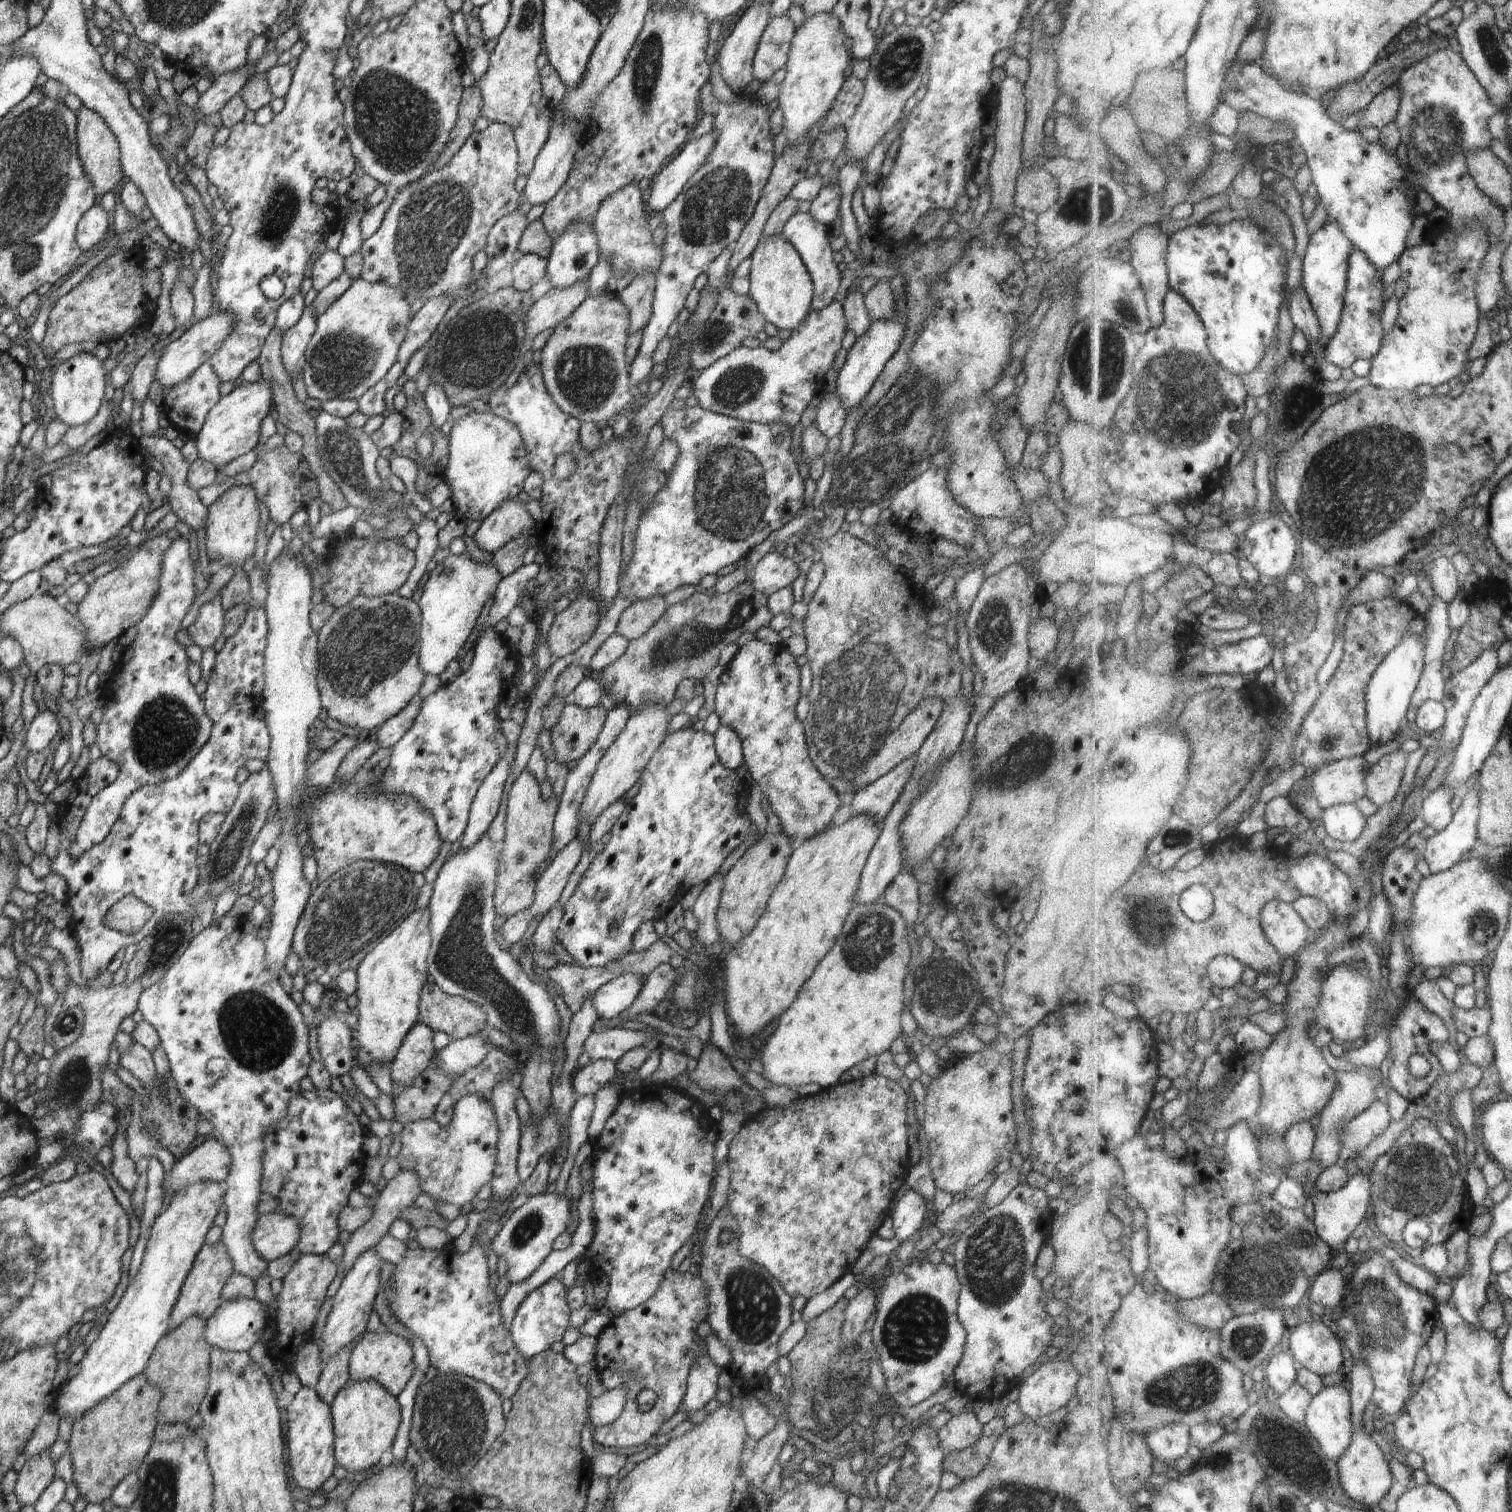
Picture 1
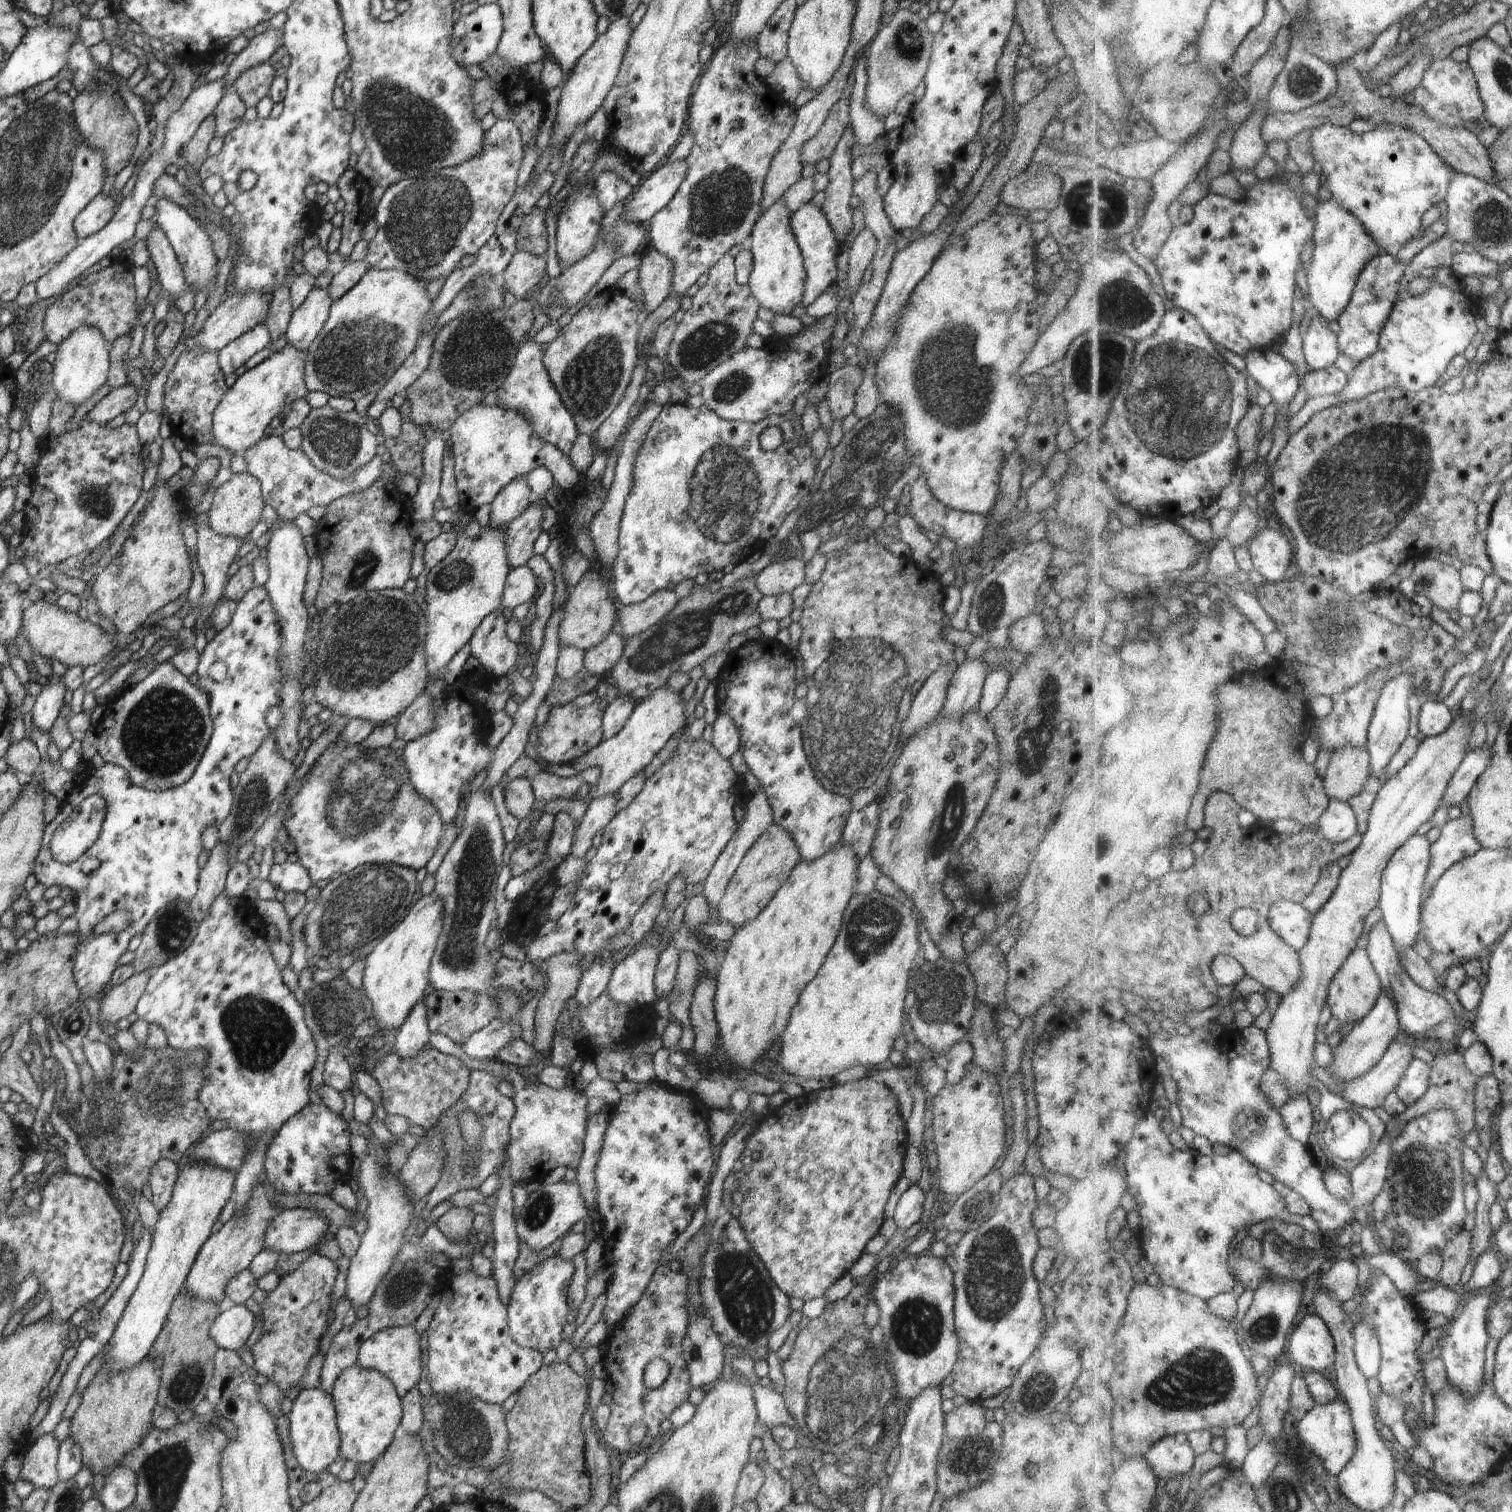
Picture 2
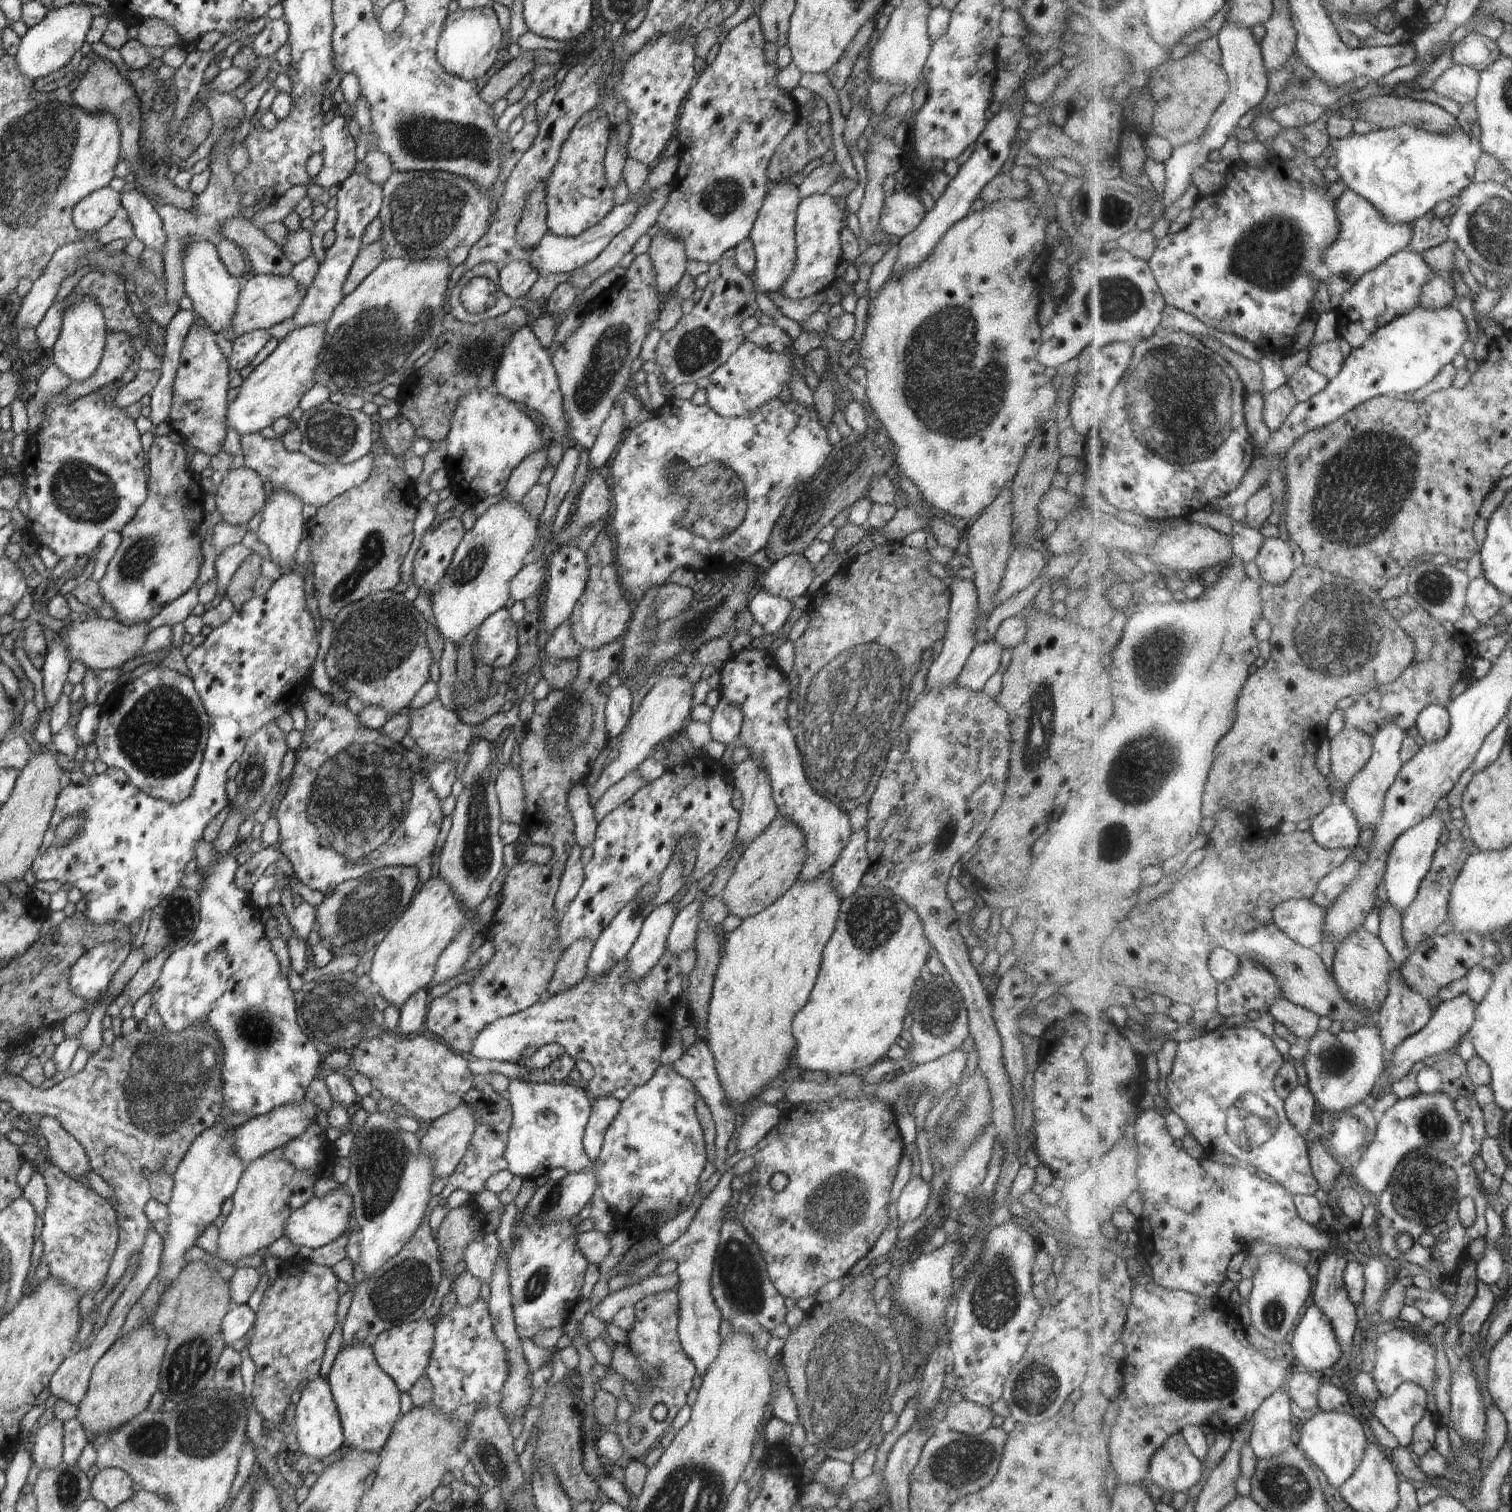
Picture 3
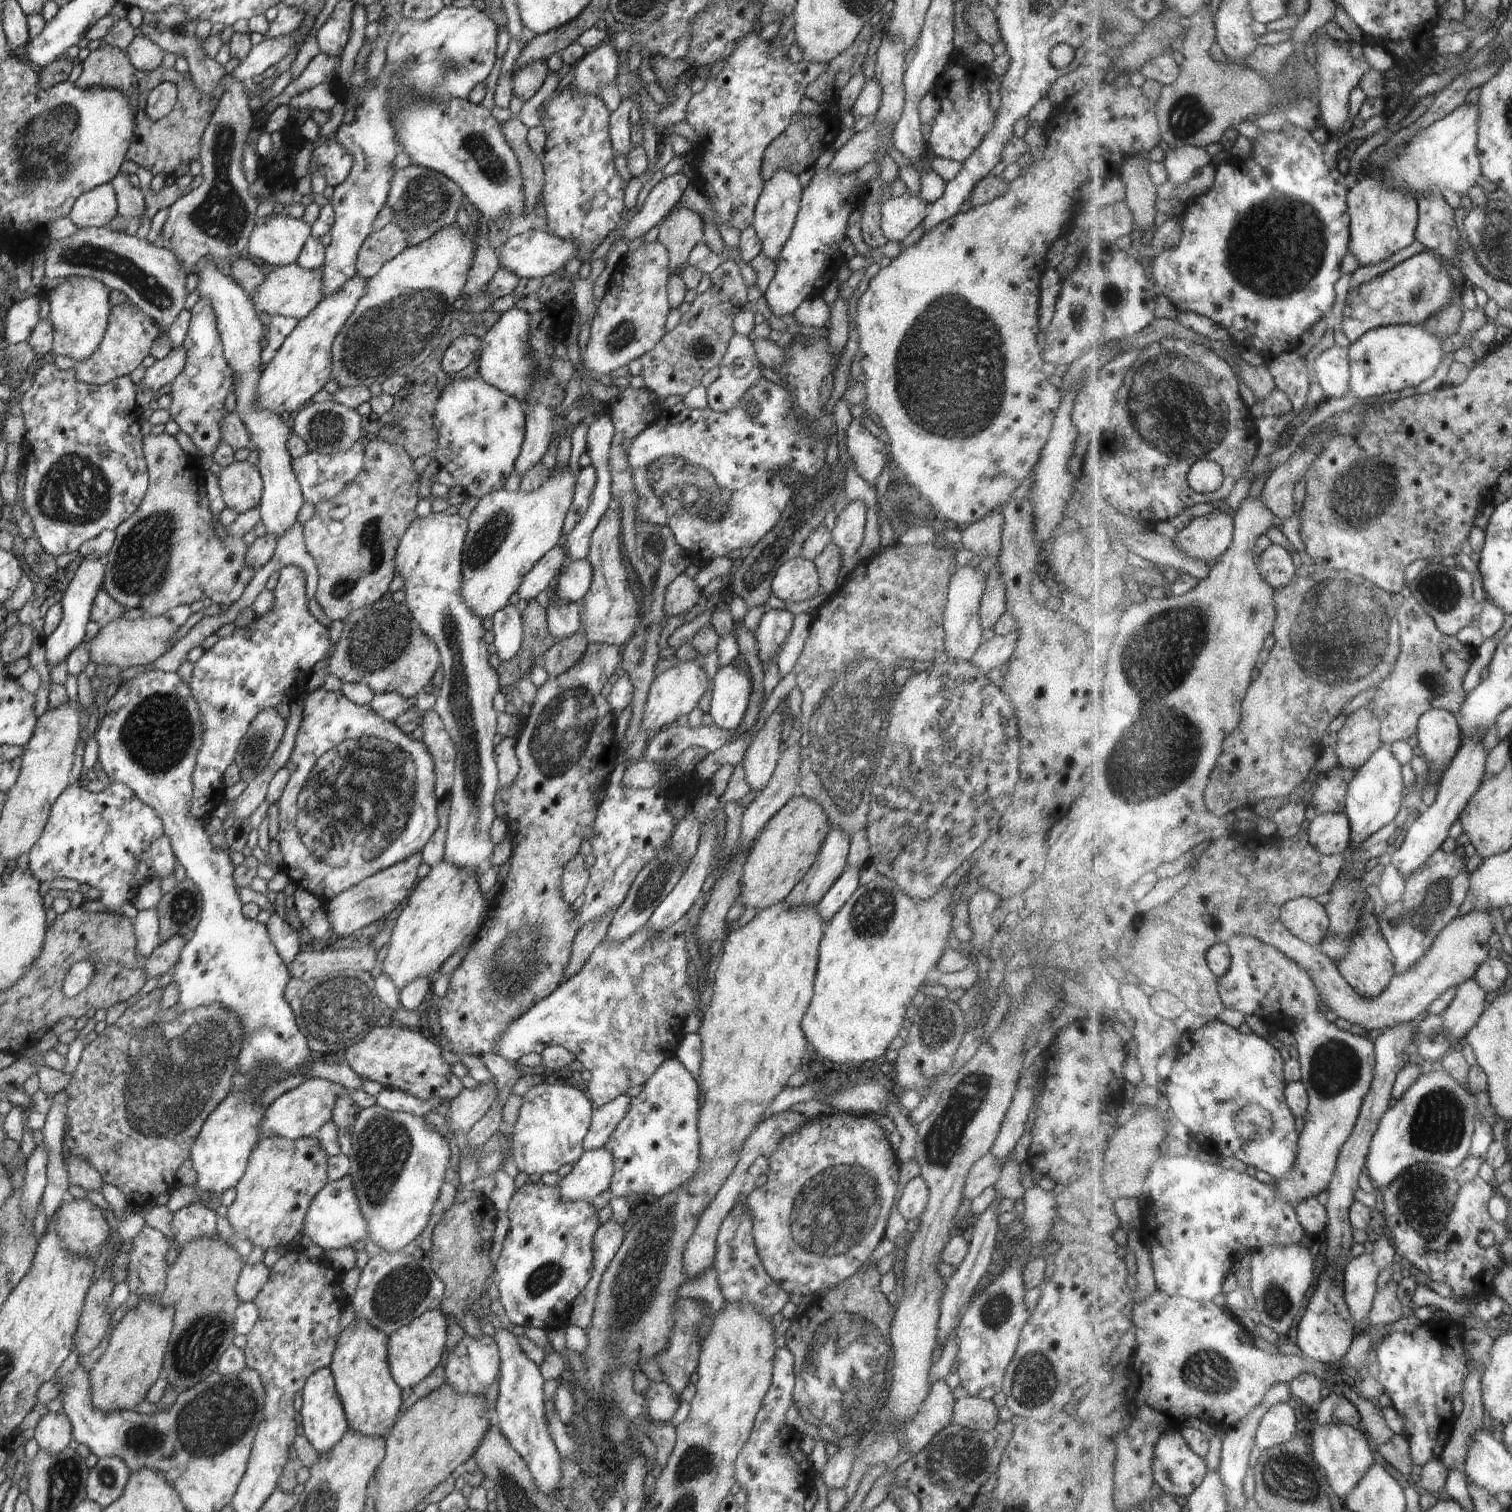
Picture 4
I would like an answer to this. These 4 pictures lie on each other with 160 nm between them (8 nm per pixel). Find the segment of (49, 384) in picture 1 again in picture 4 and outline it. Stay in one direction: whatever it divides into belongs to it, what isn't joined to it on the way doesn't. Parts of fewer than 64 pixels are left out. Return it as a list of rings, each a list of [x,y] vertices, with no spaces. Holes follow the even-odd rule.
[[[66,277],[47,283],[42,295],[51,304],[50,320],[54,329],[53,352],[76,361],[86,361],[100,346],[106,332],[111,305],[109,292],[103,282],[90,277]]]

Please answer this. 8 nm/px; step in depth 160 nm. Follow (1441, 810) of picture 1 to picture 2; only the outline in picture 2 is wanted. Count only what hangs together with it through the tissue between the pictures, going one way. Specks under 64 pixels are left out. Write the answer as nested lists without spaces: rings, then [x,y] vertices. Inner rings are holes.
[[[1478,748],[1466,757],[1463,765],[1456,772],[1455,778],[1452,778],[1452,785],[1448,788],[1448,793],[1444,796],[1443,804],[1451,808],[1455,805],[1463,804],[1463,801],[1470,797],[1478,780],[1486,772],[1492,760],[1492,748]]]

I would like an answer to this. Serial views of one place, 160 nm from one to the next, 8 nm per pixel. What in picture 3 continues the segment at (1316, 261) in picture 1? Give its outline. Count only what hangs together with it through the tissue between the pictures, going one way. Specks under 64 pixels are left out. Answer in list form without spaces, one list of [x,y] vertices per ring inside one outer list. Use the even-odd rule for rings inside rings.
[[[1348,188],[1336,200],[1341,220],[1339,239],[1331,246],[1324,264],[1324,276],[1328,278],[1332,306],[1338,310],[1347,292],[1365,274],[1384,264],[1400,251],[1412,250],[1415,235],[1414,224],[1391,221],[1373,202]]]

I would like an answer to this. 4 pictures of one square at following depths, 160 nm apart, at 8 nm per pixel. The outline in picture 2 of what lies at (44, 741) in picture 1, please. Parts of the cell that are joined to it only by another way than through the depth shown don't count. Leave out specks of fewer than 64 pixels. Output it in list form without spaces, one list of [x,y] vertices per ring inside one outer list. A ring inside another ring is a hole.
[[[58,675],[48,676],[48,684],[42,688],[40,695],[35,698],[32,708],[32,723],[41,732],[50,732],[52,724],[60,716],[66,688]]]

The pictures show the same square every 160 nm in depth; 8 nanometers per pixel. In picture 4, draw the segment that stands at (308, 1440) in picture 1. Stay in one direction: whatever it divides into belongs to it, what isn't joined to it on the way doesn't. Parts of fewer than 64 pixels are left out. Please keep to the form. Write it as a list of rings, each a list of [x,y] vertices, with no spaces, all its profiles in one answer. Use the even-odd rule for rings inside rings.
[[[329,1367],[313,1372],[303,1388],[303,1404],[301,1410],[302,1428],[312,1448],[318,1453],[330,1450],[349,1429],[344,1407],[336,1392],[335,1380]]]

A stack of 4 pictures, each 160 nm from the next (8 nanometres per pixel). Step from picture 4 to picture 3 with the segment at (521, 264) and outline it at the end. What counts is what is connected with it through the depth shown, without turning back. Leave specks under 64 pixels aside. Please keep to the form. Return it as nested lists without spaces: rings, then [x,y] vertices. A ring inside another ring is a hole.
[[[645,194],[636,202],[631,200],[627,204],[616,205],[599,223],[592,225],[578,236],[563,237],[550,232],[546,233],[535,247],[527,250],[529,254],[527,261],[535,268],[540,277],[549,274],[572,273],[577,268],[583,267],[586,263],[598,258],[610,244],[610,241],[634,220],[638,207],[648,197],[649,194]]]

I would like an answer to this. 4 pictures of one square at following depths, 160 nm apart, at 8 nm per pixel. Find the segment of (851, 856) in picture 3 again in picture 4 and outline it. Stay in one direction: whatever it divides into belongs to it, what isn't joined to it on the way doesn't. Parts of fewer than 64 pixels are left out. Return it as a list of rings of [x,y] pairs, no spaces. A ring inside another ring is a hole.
[[[847,868],[840,878],[830,887],[830,890],[824,895],[824,898],[815,906],[826,923],[844,906],[844,903],[858,890],[860,886],[860,869]]]

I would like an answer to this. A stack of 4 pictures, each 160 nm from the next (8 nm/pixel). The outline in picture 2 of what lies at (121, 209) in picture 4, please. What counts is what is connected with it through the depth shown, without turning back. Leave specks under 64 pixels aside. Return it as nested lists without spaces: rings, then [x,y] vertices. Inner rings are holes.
[[[156,226],[148,234],[145,242],[152,262],[156,266],[156,271],[158,271],[162,287],[169,292],[169,296],[174,300],[184,296],[188,291],[188,284],[186,284],[182,266],[178,262],[168,238]]]

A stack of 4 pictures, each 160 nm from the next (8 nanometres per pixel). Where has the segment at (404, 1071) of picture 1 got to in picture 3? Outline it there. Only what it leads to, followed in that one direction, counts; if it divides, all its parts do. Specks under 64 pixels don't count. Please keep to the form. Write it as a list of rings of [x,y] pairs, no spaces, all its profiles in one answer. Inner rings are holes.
[[[417,990],[399,1008],[396,1032],[402,1035],[417,1035],[425,1032],[424,1024],[428,1010],[428,990]]]

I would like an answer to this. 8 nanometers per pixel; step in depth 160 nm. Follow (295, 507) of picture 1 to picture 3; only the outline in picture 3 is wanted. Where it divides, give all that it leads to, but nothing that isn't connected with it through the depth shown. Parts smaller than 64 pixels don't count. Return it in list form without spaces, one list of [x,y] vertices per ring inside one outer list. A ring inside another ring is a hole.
[[[260,433],[242,435],[240,437],[240,452],[244,457],[244,466],[258,472],[266,480],[270,480],[273,488],[289,490],[303,504],[310,506],[326,506],[333,498],[347,493],[351,488],[360,486],[370,476],[373,463],[372,454],[368,453],[351,463],[332,463],[323,465],[313,461],[300,451],[287,451],[280,438],[265,439]]]

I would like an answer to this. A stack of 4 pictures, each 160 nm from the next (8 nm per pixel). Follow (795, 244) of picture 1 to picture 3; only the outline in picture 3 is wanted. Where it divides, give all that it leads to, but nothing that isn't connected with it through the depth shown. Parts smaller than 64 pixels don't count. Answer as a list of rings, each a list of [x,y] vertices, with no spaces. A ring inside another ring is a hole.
[[[827,193],[803,198],[797,206],[795,218],[795,263],[793,272],[781,286],[779,293],[788,299],[803,299],[832,286],[837,278],[836,268],[841,264],[840,233],[848,227],[846,213],[836,205],[834,197]]]

